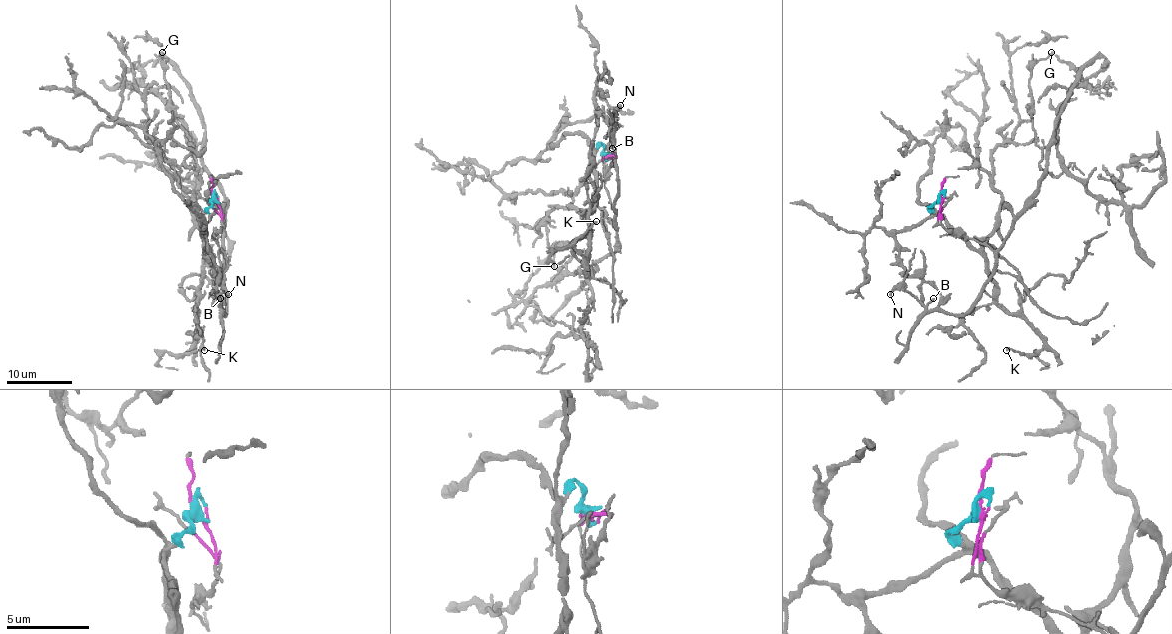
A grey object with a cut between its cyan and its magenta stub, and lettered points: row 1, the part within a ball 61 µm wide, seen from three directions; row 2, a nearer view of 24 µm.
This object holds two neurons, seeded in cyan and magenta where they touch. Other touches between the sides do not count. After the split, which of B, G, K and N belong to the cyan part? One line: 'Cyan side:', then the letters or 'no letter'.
Cyan side: K

